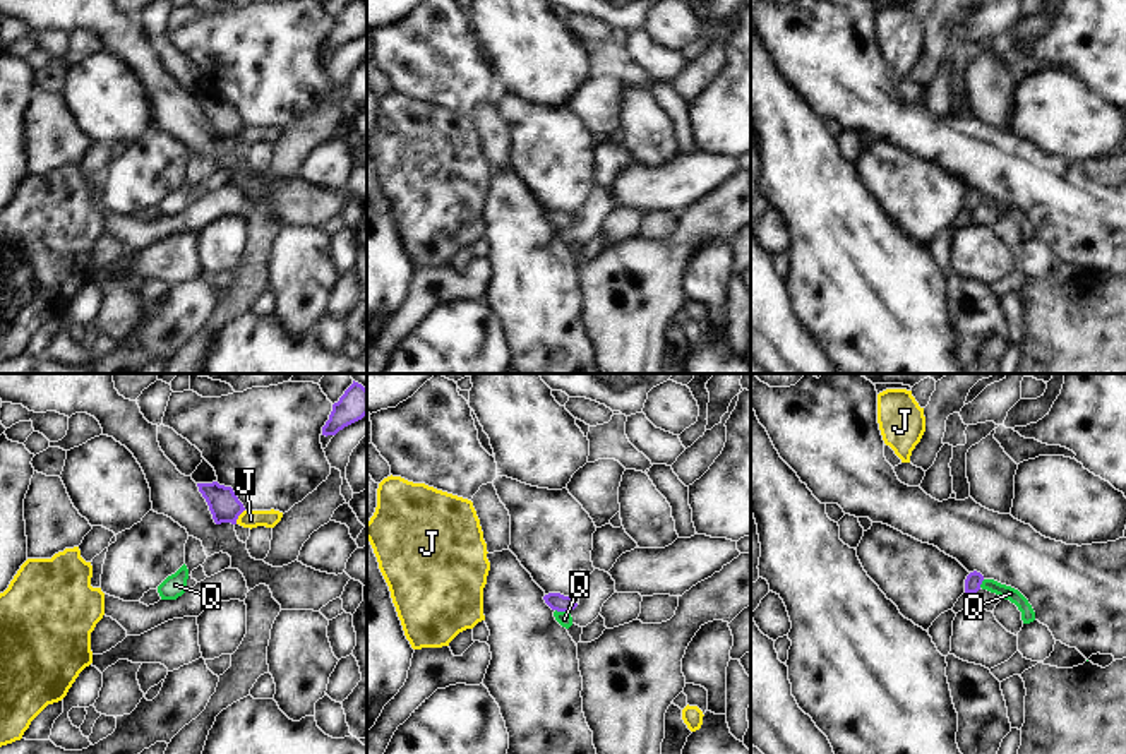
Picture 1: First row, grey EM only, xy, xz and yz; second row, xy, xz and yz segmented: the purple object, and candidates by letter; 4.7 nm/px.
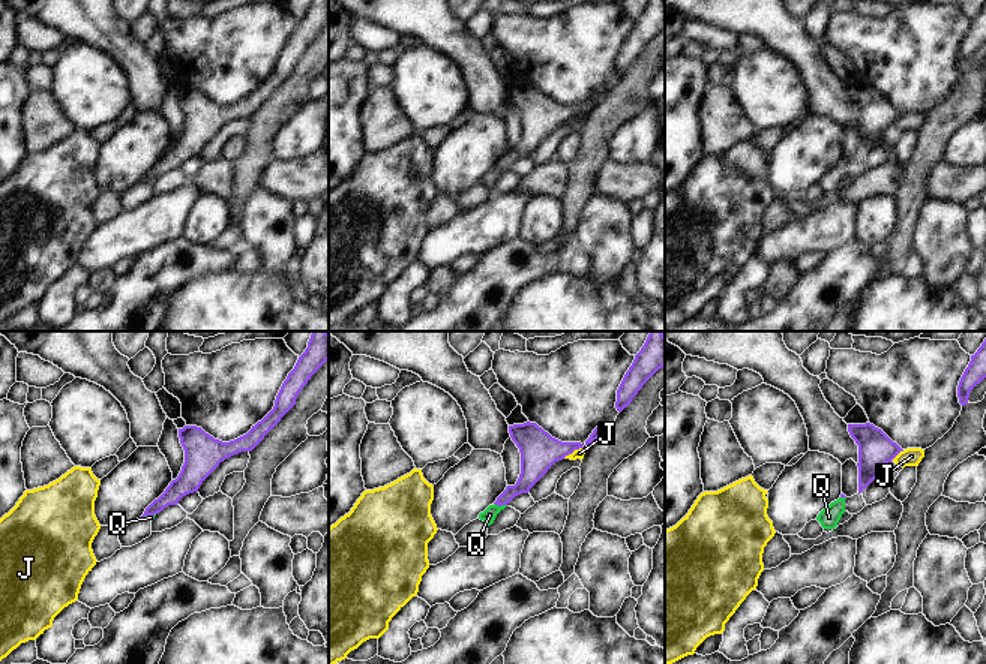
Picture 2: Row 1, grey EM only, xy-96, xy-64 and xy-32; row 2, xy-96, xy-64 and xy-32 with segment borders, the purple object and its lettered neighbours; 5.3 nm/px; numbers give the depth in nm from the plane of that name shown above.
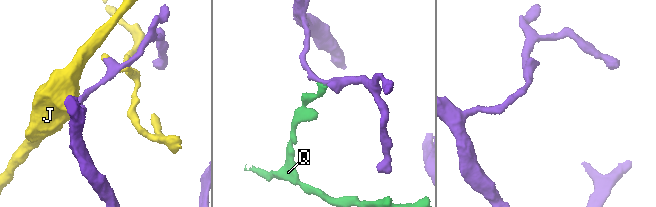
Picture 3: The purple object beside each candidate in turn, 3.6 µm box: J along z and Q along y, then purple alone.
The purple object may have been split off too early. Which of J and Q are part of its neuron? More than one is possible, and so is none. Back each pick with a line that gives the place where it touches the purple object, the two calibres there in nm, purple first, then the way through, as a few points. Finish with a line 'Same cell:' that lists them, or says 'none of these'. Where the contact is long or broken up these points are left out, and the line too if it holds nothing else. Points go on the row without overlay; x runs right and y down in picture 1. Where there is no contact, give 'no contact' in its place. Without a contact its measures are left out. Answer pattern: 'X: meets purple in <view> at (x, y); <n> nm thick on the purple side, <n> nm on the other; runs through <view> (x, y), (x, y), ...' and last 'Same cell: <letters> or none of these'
Same cell: none of these

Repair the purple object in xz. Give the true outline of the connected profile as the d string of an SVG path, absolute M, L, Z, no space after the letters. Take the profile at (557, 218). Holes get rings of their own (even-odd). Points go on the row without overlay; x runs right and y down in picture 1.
M548 209L543 212L545 219L557 228L571 228L578 223L578 212L564 212L560 209Z

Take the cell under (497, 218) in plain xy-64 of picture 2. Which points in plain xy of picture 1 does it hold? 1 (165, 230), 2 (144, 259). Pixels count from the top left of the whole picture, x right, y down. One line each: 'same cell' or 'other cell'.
1: other cell
2: same cell

